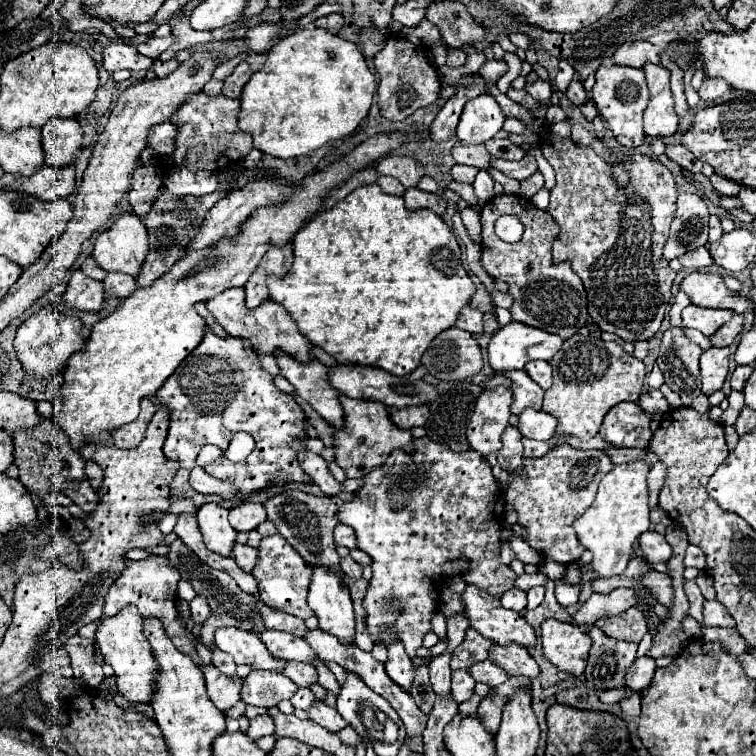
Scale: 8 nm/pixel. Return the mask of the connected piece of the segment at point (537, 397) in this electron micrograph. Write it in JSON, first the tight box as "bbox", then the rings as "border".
{"bbox":[497,371,545,415],"border":[[[497,371],[497,373],[511,379],[511,391],[513,391],[511,411],[515,415],[519,415],[525,407],[541,409],[541,401],[543,401],[545,391],[535,381],[531,381],[525,371]]]}

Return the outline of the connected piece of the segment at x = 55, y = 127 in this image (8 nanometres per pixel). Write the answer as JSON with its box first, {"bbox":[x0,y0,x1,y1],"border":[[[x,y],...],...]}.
{"bbox":[43,117,83,167],"border":[[[75,117],[69,119],[49,119],[43,127],[43,147],[45,163],[51,167],[65,167],[75,161],[75,151],[81,147],[83,131]]]}

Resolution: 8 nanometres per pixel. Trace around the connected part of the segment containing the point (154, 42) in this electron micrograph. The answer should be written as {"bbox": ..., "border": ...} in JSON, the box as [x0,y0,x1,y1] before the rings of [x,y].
{"bbox":[137,35,177,59],"border":[[[169,35],[169,37],[151,37],[151,39],[143,41],[143,43],[139,43],[139,45],[137,45],[137,51],[143,53],[143,55],[147,55],[147,57],[157,59],[157,57],[159,57],[169,45],[173,45],[175,41],[177,41],[175,35]]]}

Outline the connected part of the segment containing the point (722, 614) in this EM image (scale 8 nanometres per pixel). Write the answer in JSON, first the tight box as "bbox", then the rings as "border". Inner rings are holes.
{"bbox":[703,601,735,629],"border":[[[705,601],[703,603],[703,625],[705,627],[733,629],[735,621],[733,621],[733,617],[725,611],[725,607],[719,601]]]}

